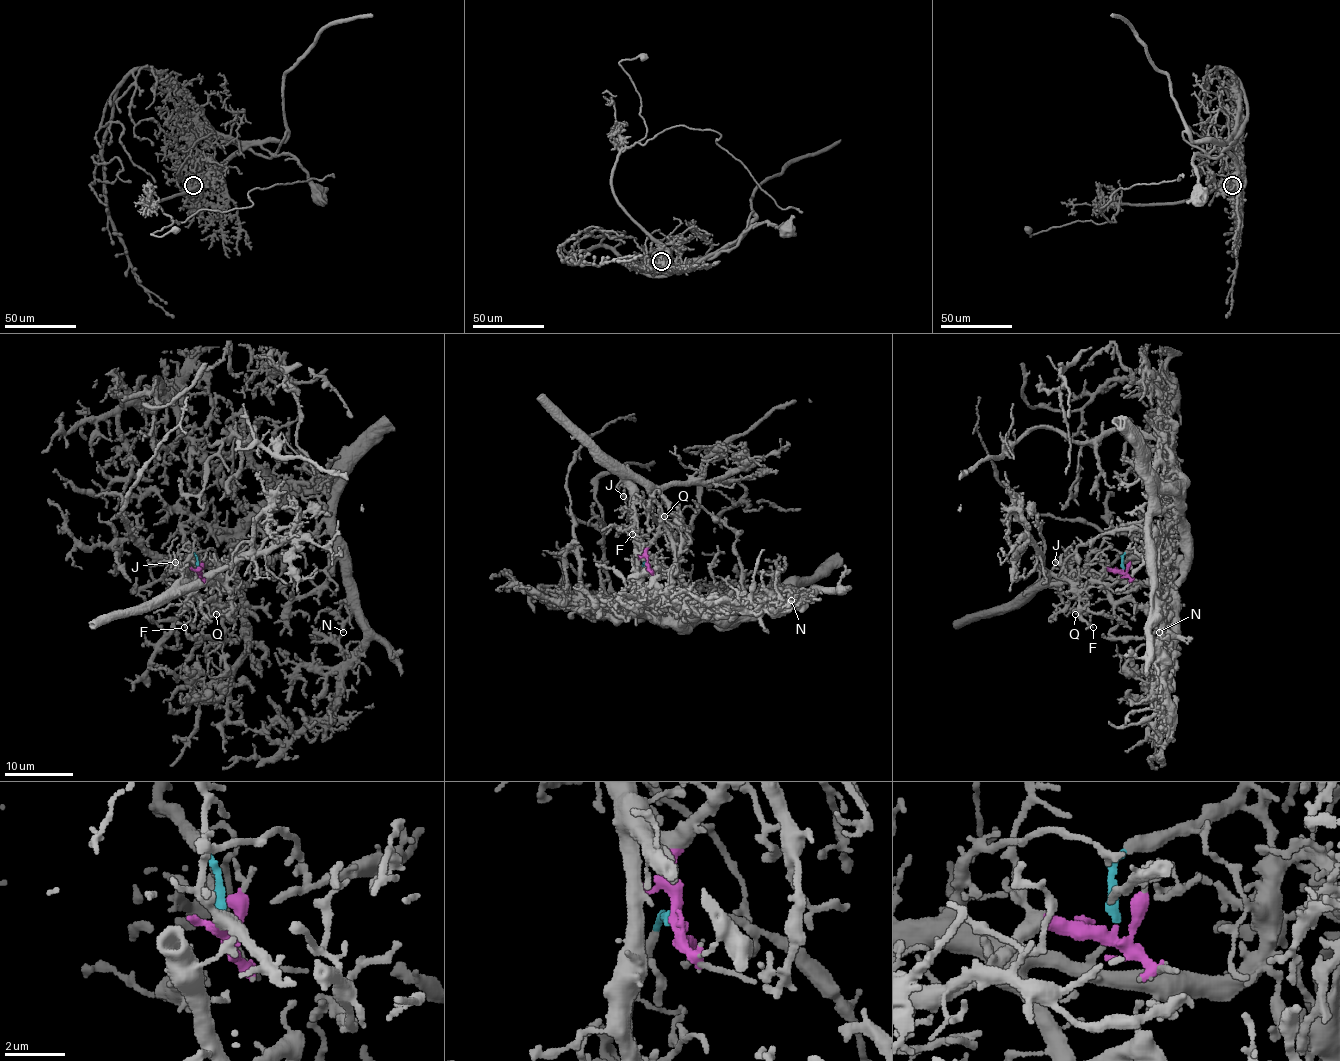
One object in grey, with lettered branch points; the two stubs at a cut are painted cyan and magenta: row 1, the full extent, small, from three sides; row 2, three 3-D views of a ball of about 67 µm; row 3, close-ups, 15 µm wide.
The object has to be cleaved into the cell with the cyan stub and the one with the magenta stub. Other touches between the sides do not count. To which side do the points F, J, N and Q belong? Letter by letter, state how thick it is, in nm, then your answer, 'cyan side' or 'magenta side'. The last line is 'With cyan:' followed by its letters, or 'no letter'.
F: calibre 180 nm; magenta side
J: calibre 120 nm; magenta side
N: calibre 160 nm; cyan side
Q: calibre 120 nm; magenta side
With cyan: N

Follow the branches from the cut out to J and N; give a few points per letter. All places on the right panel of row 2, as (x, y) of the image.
J: (1123, 570), (1109, 570), (1092, 553), (1081, 568), (1042, 579), (1042, 572), (1056, 561)
N: (1123, 568), (1123, 556), (1159, 525), (1183, 529), (1173, 494), (1150, 503), (1159, 632)

